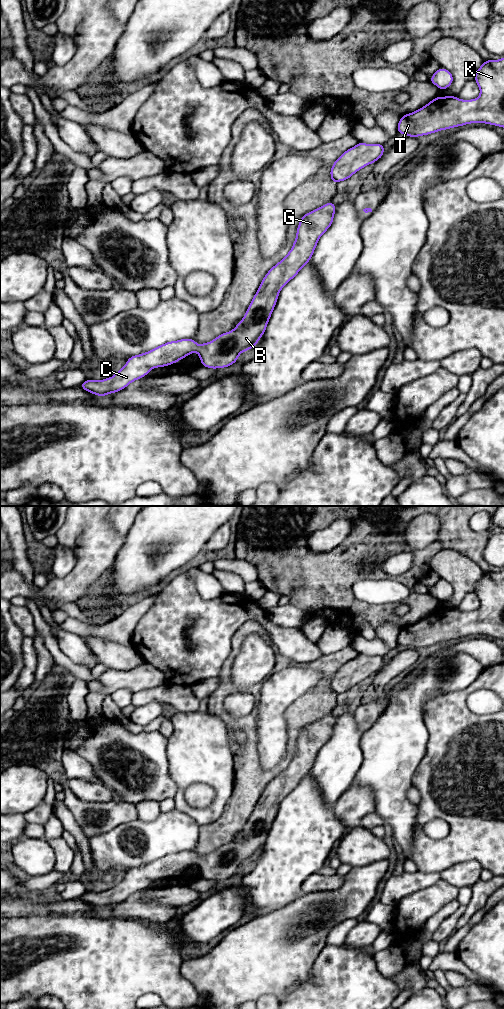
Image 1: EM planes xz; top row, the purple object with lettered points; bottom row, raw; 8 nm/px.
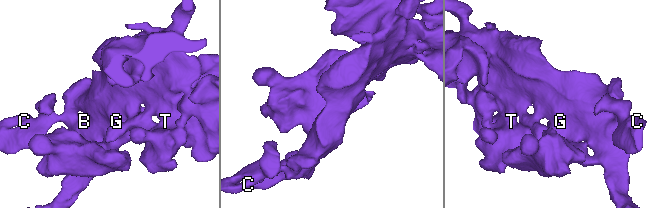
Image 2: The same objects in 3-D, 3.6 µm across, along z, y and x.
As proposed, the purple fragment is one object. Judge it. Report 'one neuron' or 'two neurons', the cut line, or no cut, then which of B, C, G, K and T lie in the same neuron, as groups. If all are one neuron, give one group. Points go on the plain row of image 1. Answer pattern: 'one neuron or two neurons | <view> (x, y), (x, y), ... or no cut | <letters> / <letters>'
one neuron | no cut | B C G K T

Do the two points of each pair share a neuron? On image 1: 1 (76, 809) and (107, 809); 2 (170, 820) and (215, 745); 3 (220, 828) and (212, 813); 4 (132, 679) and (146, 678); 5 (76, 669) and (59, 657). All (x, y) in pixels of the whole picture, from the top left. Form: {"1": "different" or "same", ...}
{"1": "same", "2": "different", "3": "different", "4": "same", "5": "same"}

